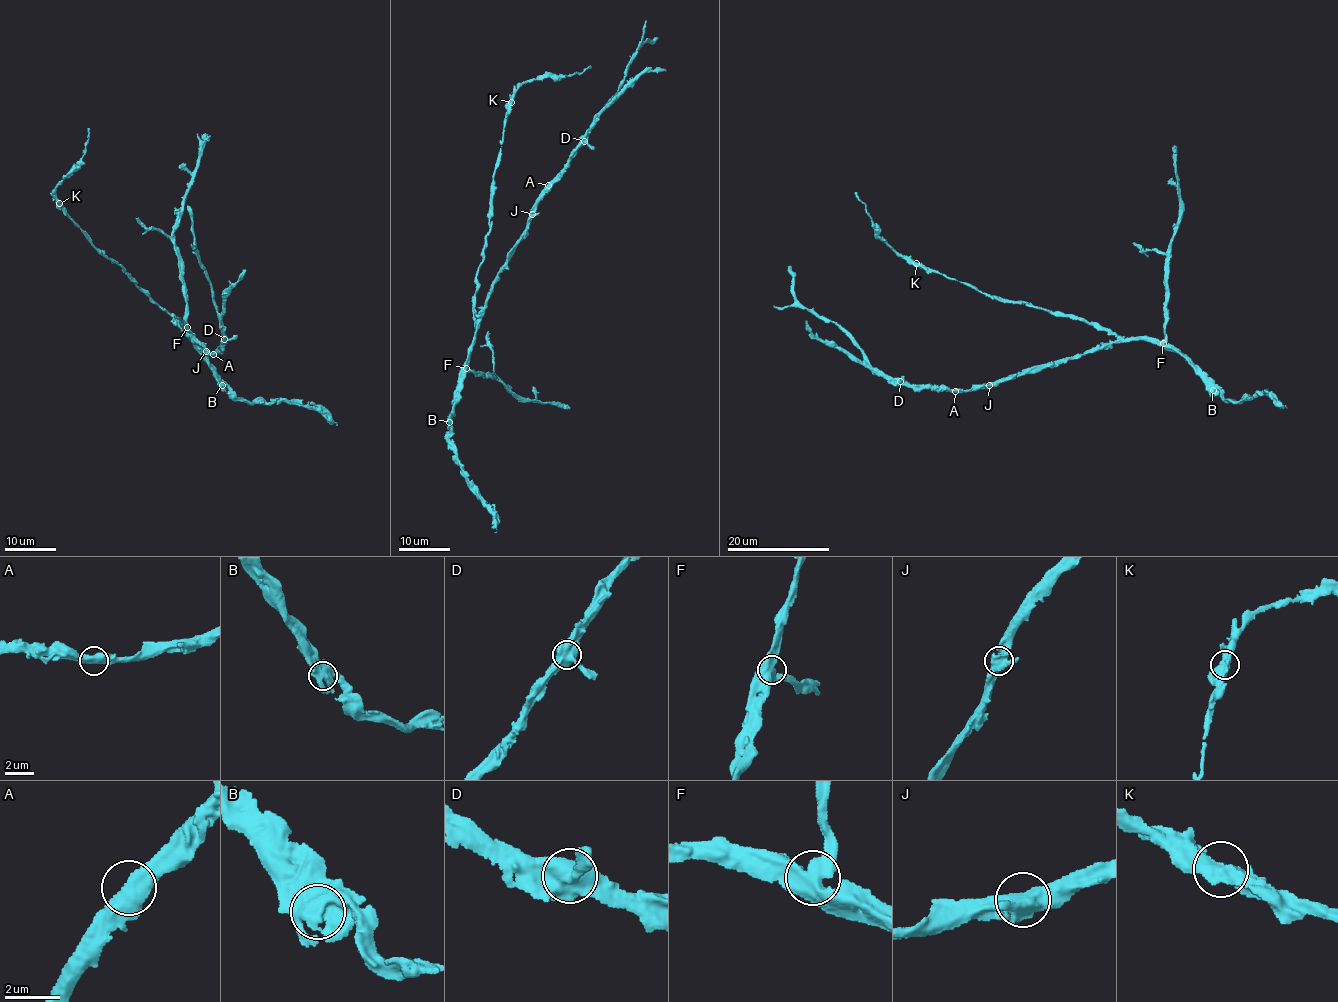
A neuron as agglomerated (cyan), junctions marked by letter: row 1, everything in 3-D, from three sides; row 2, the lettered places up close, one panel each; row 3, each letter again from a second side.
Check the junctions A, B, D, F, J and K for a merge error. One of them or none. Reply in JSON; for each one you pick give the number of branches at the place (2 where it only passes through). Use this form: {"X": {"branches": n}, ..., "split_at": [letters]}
{"split_at": []}

